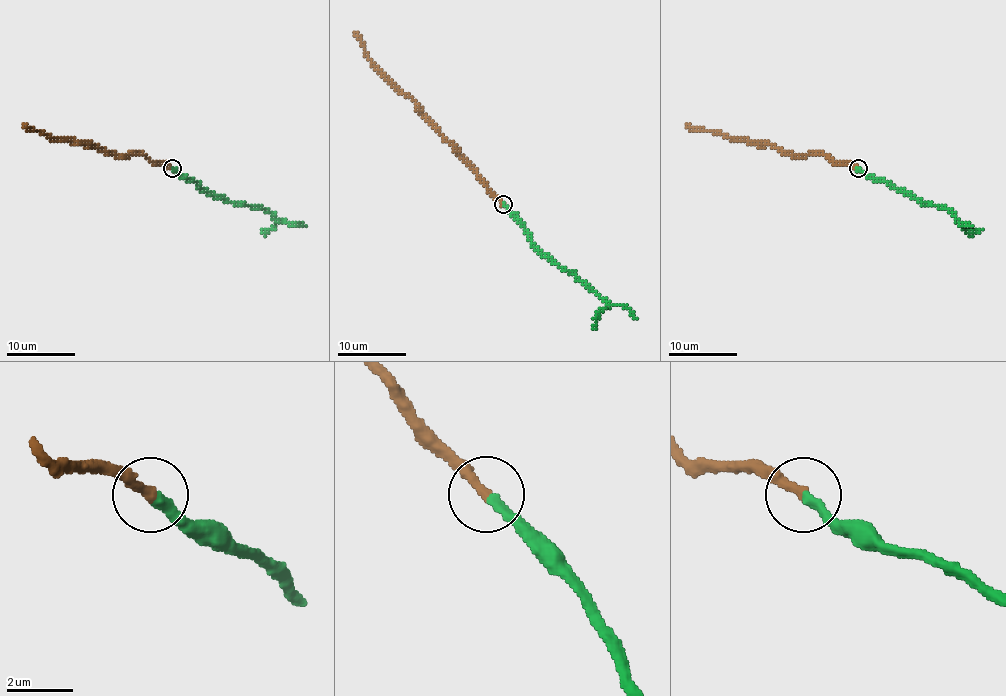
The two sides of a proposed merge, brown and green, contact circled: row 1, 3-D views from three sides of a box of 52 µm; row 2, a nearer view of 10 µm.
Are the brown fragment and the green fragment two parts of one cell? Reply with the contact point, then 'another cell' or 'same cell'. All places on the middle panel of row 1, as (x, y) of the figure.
at (503, 204); another cell

